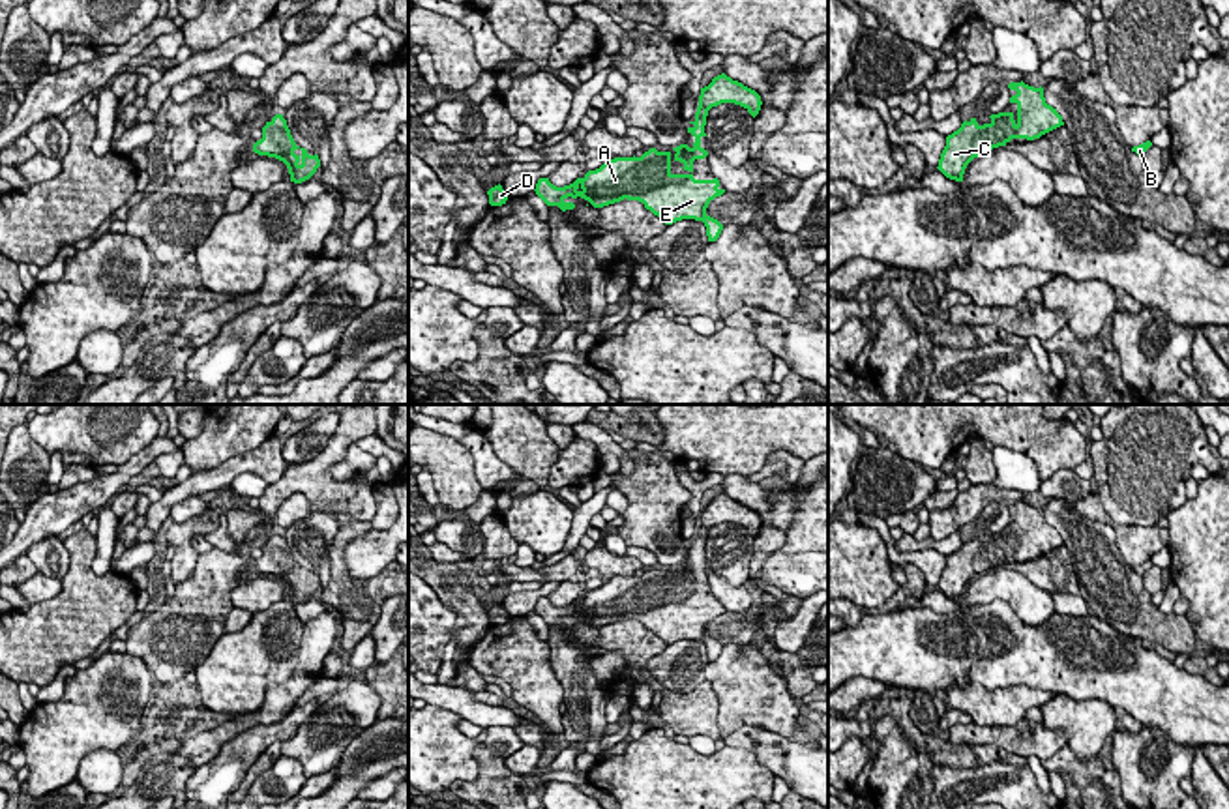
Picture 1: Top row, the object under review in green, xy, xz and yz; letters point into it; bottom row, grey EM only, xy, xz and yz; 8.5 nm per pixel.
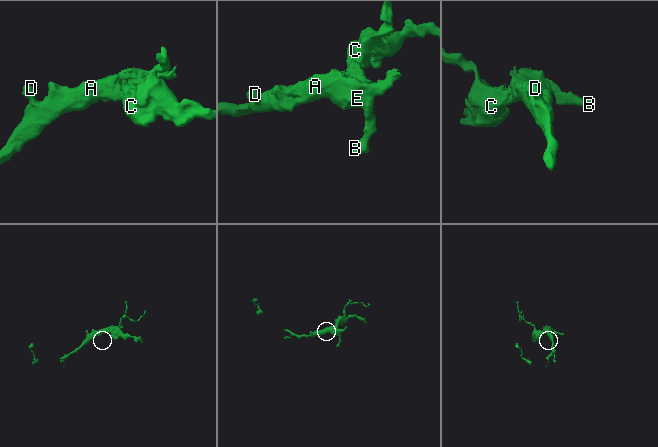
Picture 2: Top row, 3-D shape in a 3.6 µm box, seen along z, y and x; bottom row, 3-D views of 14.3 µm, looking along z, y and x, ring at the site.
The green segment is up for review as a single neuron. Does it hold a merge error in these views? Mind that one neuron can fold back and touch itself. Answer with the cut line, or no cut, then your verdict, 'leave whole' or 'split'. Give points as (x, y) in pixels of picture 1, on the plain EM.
no cut | leave whole

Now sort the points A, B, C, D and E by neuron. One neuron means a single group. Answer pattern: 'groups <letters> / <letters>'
groups A B C D E

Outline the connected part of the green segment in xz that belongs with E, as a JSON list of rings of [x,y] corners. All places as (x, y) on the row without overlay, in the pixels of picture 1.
[[[721,493],[708,506],[701,507],[695,539],[688,547],[688,552],[695,556],[691,567],[680,564],[673,567],[674,575],[650,567],[641,577],[614,577],[564,607],[553,605],[549,597],[540,597],[534,610],[547,625],[558,625],[562,631],[575,627],[573,622],[566,620],[568,616],[581,616],[594,627],[603,627],[624,618],[639,620],[665,644],[682,639],[703,640],[708,661],[716,661],[723,644],[710,637],[706,627],[725,609],[719,607],[718,597],[695,599],[691,592],[693,581],[708,575],[701,566],[701,558],[706,556],[708,530],[721,522],[740,524],[753,537],[763,524],[755,509]]]

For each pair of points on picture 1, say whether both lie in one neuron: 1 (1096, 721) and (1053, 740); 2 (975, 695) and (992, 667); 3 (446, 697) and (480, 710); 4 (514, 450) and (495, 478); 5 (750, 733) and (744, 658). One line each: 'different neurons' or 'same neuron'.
1: different neurons
2: different neurons
3: same neuron
4: different neurons
5: different neurons

